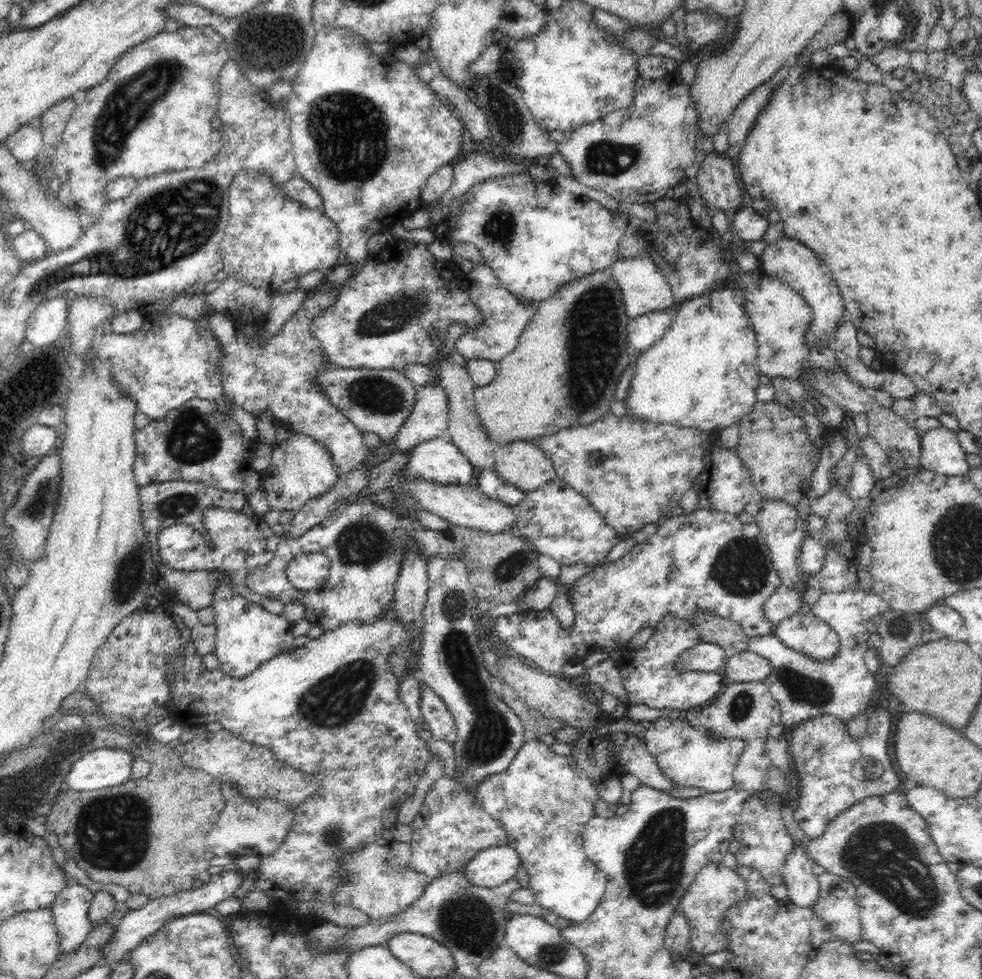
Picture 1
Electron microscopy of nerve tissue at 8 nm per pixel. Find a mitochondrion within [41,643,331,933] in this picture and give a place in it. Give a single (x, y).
(110, 836)

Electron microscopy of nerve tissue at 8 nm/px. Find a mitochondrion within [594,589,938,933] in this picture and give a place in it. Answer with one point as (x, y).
(654, 865)

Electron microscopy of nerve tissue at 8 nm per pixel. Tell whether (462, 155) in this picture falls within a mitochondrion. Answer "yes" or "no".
no

